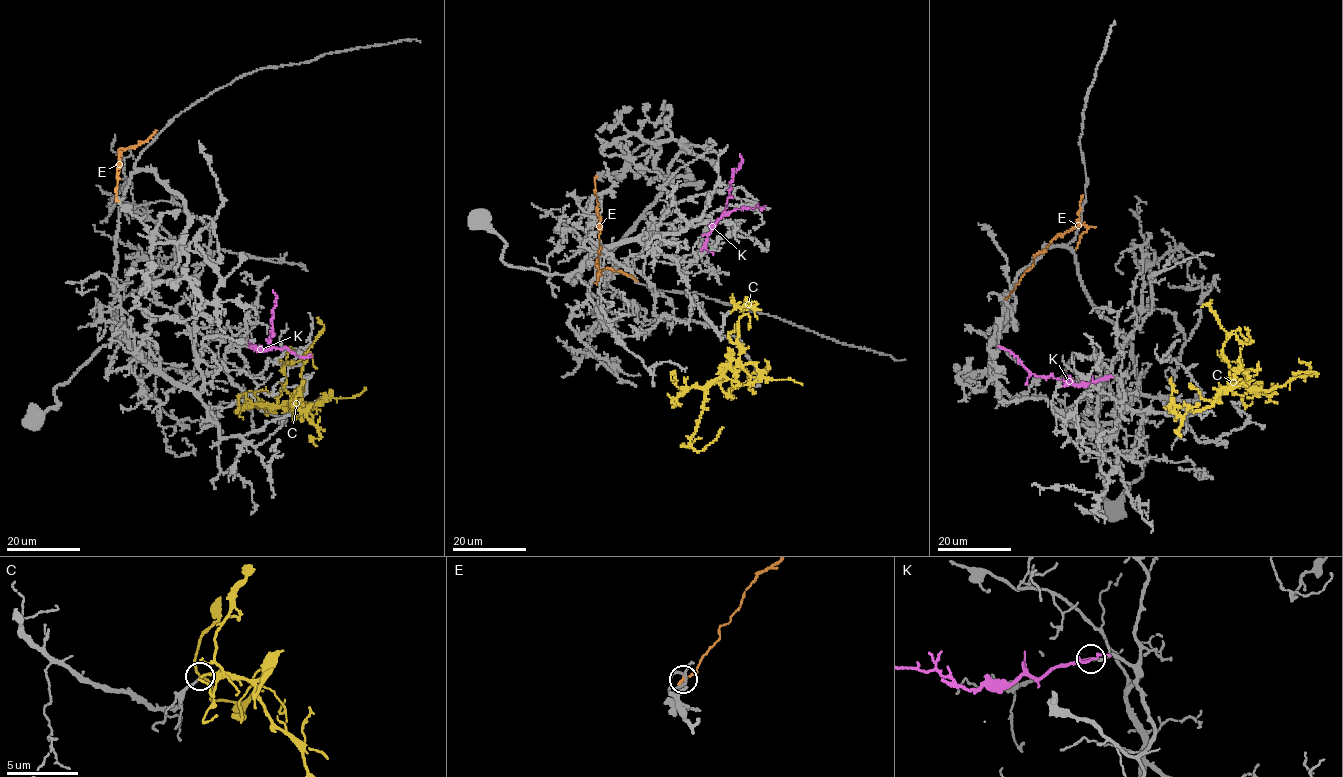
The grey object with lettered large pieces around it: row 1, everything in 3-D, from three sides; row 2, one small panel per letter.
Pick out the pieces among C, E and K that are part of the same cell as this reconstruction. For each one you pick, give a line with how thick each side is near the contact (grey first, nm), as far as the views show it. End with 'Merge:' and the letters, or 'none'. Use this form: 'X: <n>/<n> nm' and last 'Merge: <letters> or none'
K: 220/240 nm
Merge: K

